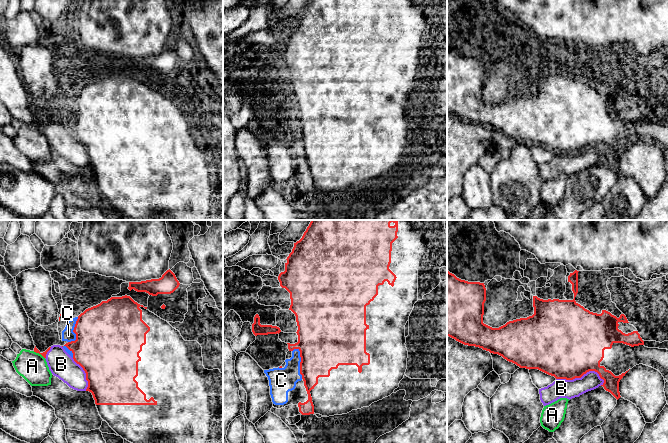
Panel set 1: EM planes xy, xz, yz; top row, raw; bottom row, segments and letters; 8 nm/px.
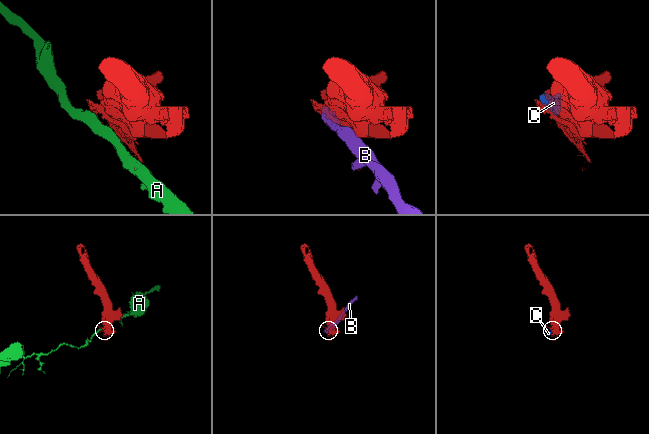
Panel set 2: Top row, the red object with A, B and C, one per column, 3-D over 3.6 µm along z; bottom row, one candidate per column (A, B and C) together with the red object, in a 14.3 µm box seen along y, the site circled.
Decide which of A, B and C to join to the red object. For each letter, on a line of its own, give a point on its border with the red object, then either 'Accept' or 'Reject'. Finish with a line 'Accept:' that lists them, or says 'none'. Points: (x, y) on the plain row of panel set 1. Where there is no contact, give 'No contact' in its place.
A: Touches red at xy (39, 129). Reject
B: Touches red at yz (581, 152). Reject
C: Touches red at xz (300, 138). Reject
Accept: none

